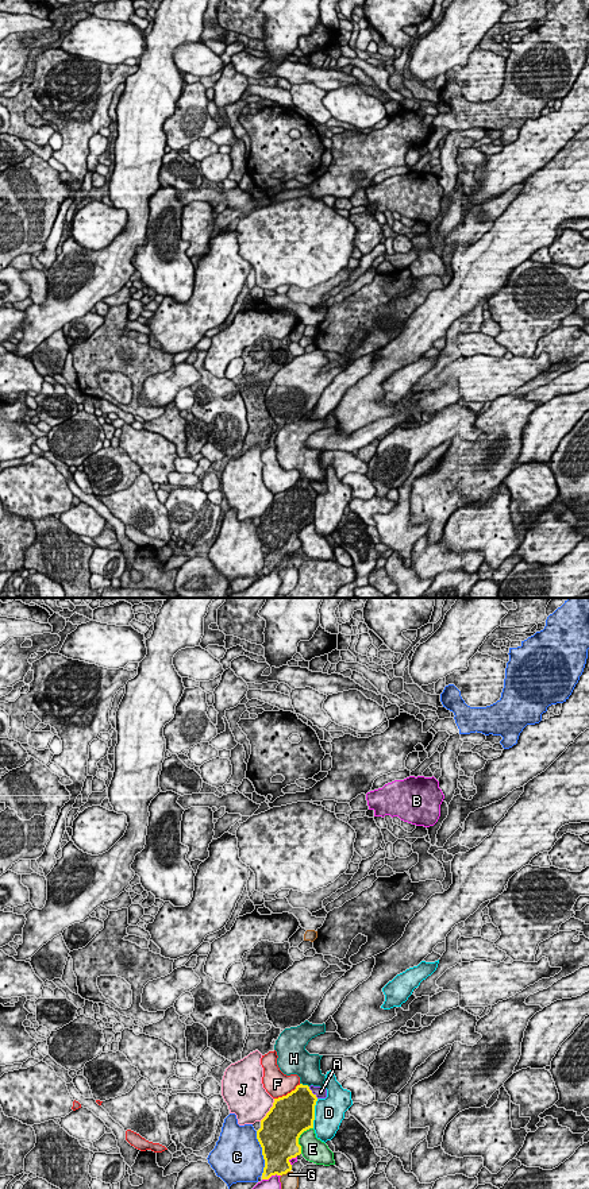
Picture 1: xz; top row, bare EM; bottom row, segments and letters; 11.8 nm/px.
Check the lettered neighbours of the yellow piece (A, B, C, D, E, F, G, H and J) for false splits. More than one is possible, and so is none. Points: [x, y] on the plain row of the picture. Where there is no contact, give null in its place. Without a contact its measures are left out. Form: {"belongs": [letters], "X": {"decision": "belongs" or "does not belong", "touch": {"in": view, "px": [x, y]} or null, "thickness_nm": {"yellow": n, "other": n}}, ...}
{"belongs": ["A"], "A": {"decision": "belongs", "touch": {"in": "xz", "px": [311, 487]}, "thickness_nm": {"yellow": 420, "other": 130}}, "B": {"decision": "does not belong", "touch": {"in": "xz", "px": [270, 571]}, "thickness_nm": {"yellow": 300, "other": 300}}, "C": {"decision": "does not belong", "touch": {"in": "xz", "px": [262, 548]}, "thickness_nm": {"yellow": 460, "other": 480}}, "D": {"decision": "does not belong", "touch": {"in": "xz", "px": [314, 509]}, "thickness_nm": {"yellow": 480, "other": 360}}, "E": {"decision": "does not belong", "touch": {"in": "xz", "px": [299, 532]}, "thickness_nm": {"yellow": 480, "other": 280}}, "F": {"decision": "does not belong", "touch": {"in": "xz", "px": [288, 489]}, "thickness_nm": {"yellow": 480, "other": 300}}, "G": {"decision": "does not belong", "touch": {"in": "xz", "px": [285, 568]}, "thickness_nm": {"yellow": 320, "other": 220}}, "H": {"decision": "does not belong", "touch": {"in": "xz", "px": [304, 481]}, "thickness_nm": {"yellow": 380, "other": 320}}, "J": {"decision": "does not belong", "touch": {"in": "xz", "px": [270, 505]}, "thickness_nm": {"yellow": 500, "other": 440}}}

